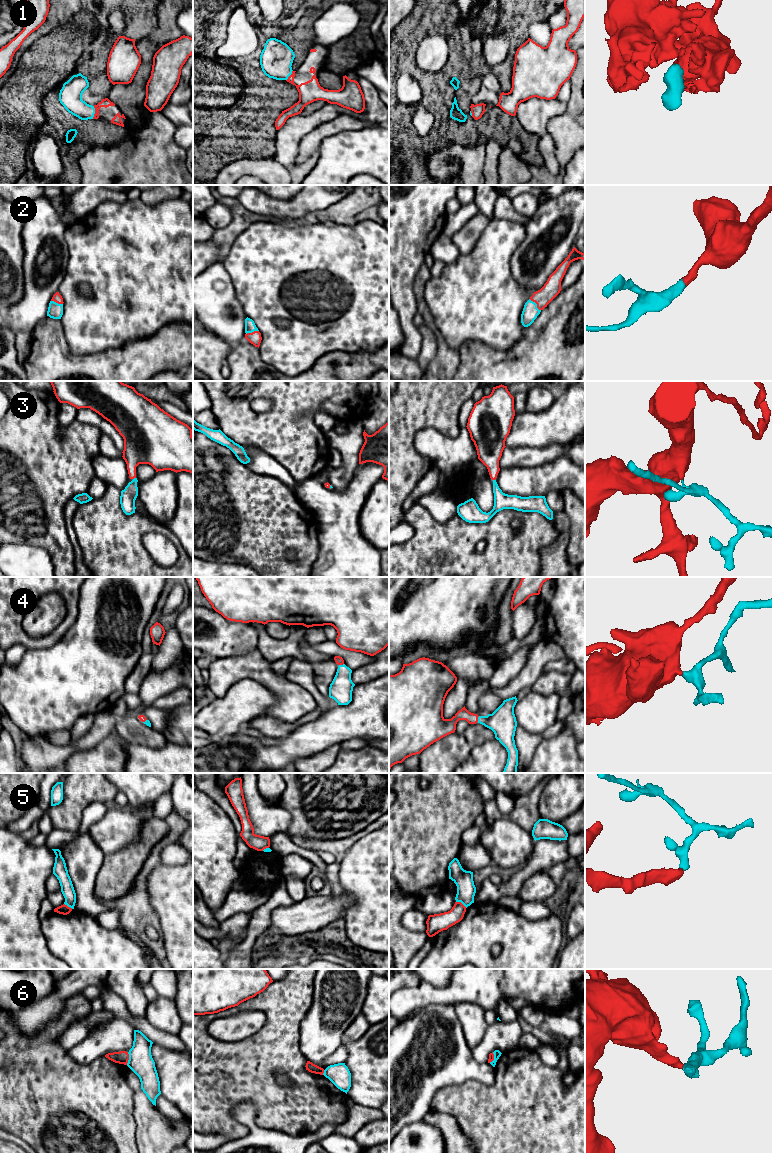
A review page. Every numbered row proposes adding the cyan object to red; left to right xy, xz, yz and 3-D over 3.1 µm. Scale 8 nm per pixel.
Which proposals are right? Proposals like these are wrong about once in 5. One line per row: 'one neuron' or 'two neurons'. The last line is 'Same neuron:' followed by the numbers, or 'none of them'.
1: one neuron
2: one neuron
3: one neuron
4: one neuron
5: two neurons
6: two neurons
Same neuron: 1, 2, 3, 4

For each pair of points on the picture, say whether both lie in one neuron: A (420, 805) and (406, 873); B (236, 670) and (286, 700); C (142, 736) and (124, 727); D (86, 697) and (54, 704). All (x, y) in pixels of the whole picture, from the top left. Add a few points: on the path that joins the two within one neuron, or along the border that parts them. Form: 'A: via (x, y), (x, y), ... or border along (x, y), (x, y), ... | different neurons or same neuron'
A: via (420, 822), (420, 833), (414, 839), (414, 856) | same neuron
B: via (249, 670), (260, 670), (277, 687) | same neuron
C: via (138, 733), (128, 727) | same neuron
D: via (78, 697), (62, 697) | same neuron

